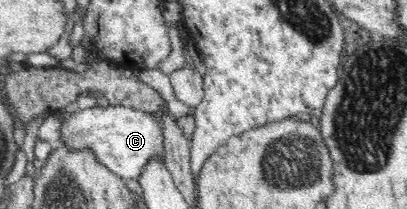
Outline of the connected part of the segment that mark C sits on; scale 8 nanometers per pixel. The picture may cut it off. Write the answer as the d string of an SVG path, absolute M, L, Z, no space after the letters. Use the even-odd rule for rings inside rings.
M109 105L86 108L66 116L68 118L60 133L62 145L65 144L69 150L91 148L96 159L123 180L137 179L143 174L146 164L154 158L163 161L166 159L163 128L154 114L130 107Z

